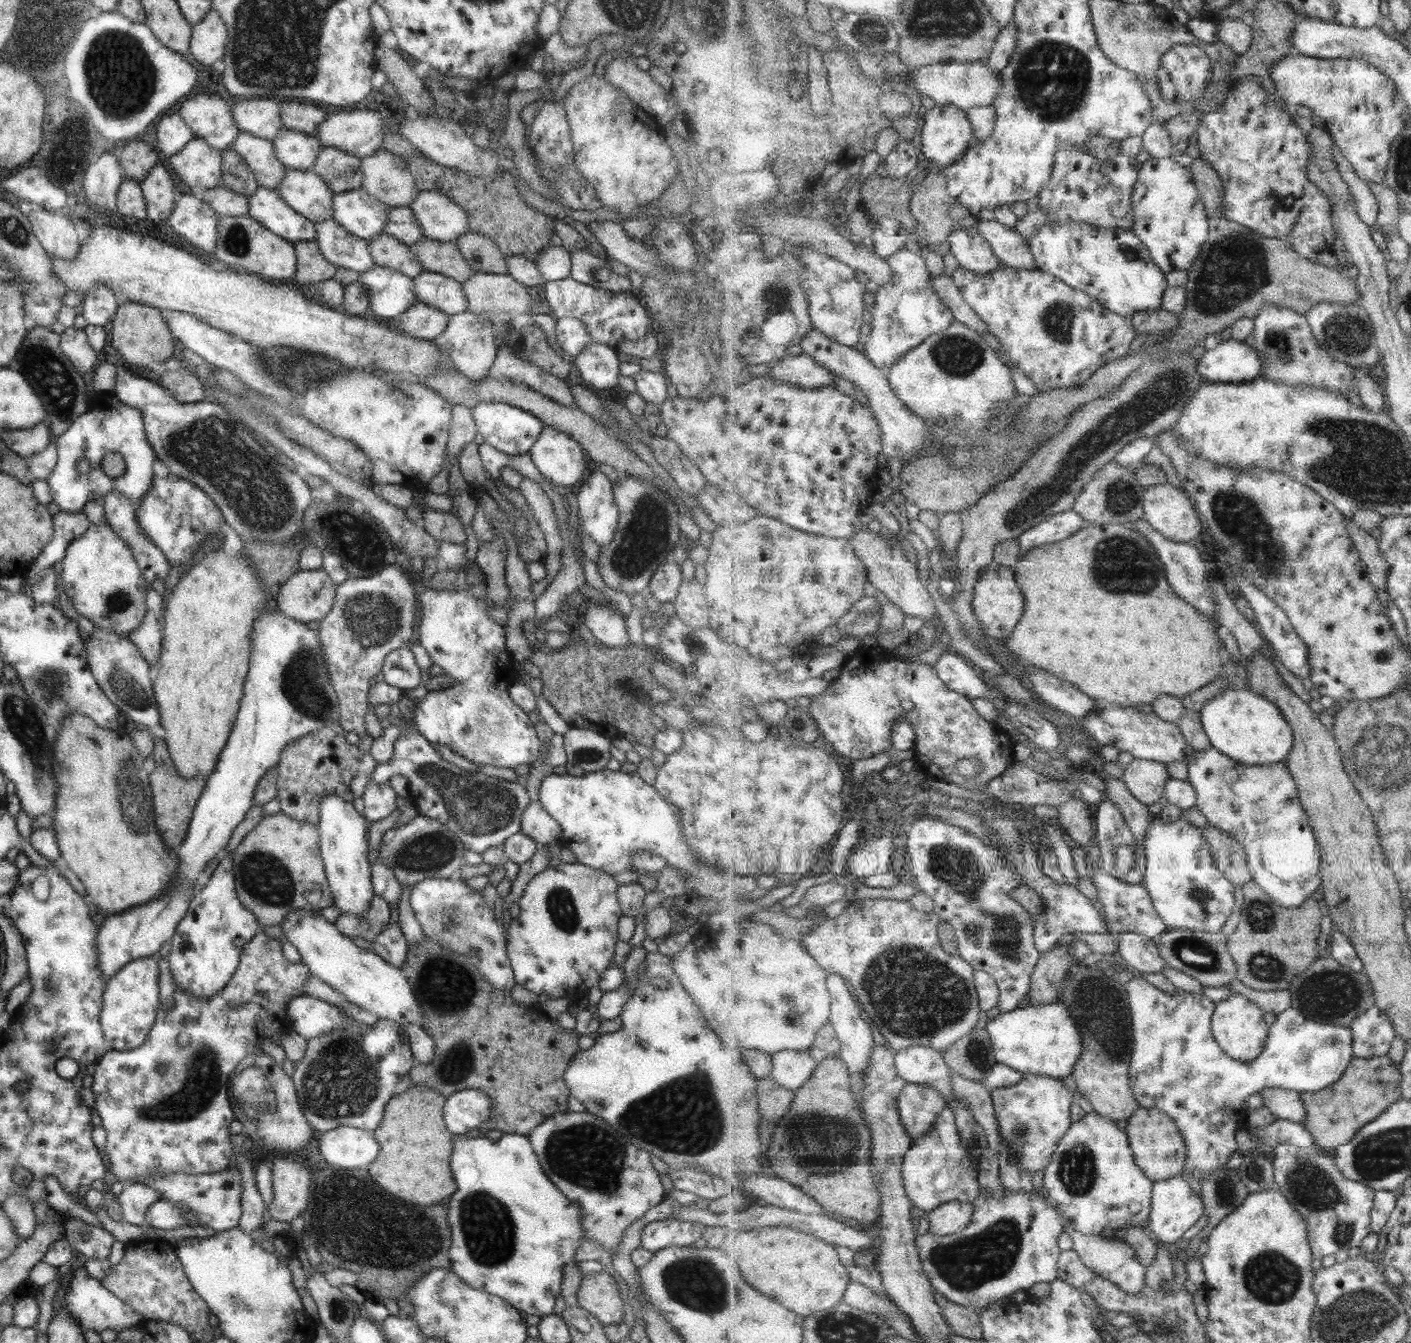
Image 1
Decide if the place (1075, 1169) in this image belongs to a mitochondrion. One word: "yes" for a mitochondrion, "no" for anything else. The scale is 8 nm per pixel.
yes

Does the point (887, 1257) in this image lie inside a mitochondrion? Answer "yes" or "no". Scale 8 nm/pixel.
no

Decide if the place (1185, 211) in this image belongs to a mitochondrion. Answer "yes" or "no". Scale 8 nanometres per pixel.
no

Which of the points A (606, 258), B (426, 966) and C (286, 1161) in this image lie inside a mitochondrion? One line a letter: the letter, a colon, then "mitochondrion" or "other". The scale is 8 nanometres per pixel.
A: other
B: mitochondrion
C: other

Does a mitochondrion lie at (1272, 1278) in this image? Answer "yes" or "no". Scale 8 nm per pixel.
yes

